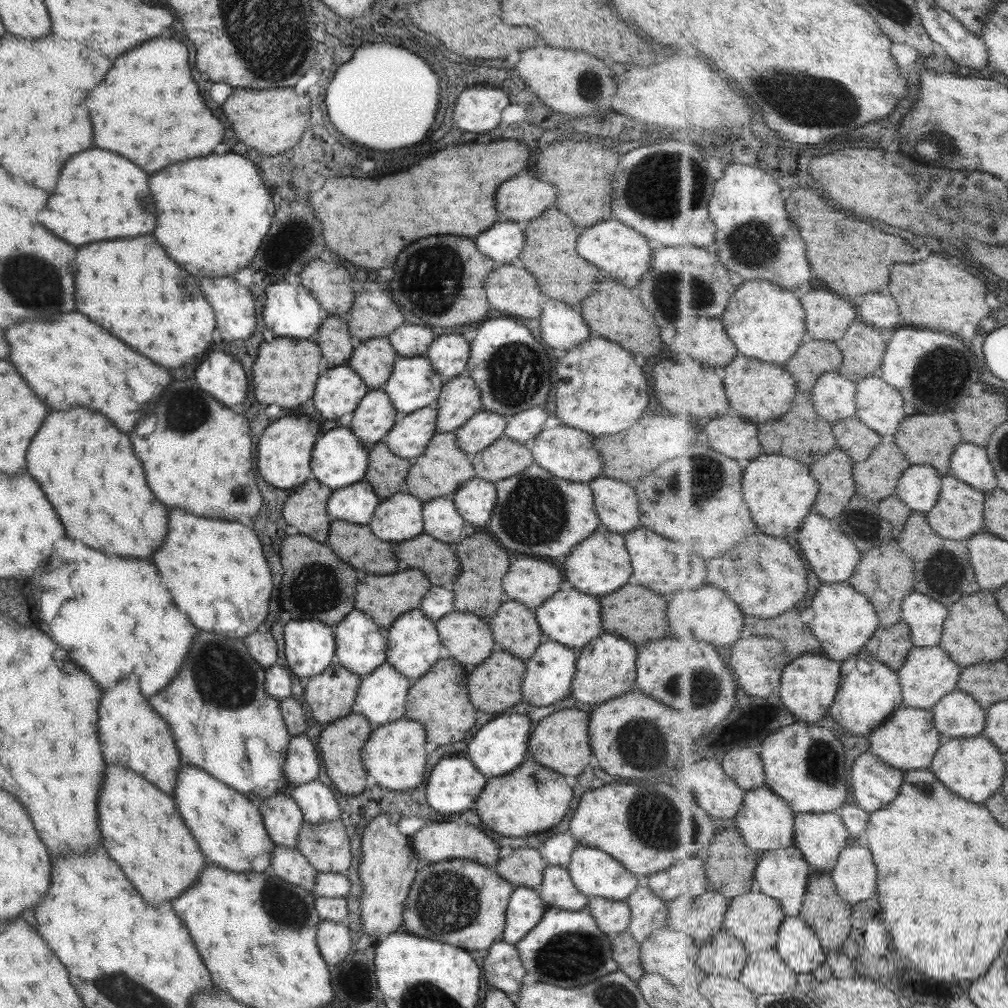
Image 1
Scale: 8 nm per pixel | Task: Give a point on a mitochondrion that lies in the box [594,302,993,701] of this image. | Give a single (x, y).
(941, 374)

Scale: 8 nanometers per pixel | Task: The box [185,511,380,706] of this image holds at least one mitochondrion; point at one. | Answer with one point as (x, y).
(318, 587)

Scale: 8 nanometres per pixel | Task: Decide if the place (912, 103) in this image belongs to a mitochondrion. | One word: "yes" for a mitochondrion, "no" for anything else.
no

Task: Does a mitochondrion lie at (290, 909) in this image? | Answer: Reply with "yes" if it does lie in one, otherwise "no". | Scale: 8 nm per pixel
yes

